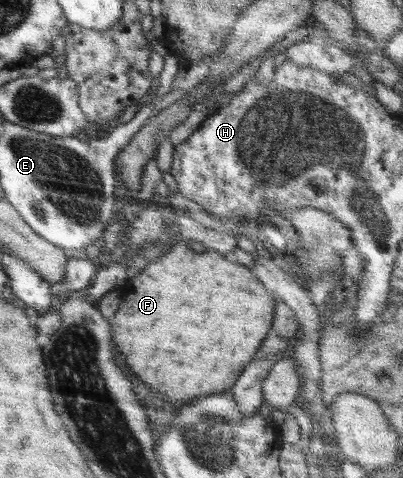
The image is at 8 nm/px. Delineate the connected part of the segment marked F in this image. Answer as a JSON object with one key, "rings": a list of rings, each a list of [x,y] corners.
{"rings":[[[179,241],[167,254],[128,281],[110,327],[125,365],[151,391],[159,393],[179,409],[199,397],[233,388],[245,366],[253,361],[257,350],[271,333],[277,299],[247,267],[231,263],[214,250],[198,254],[187,243]]]}

